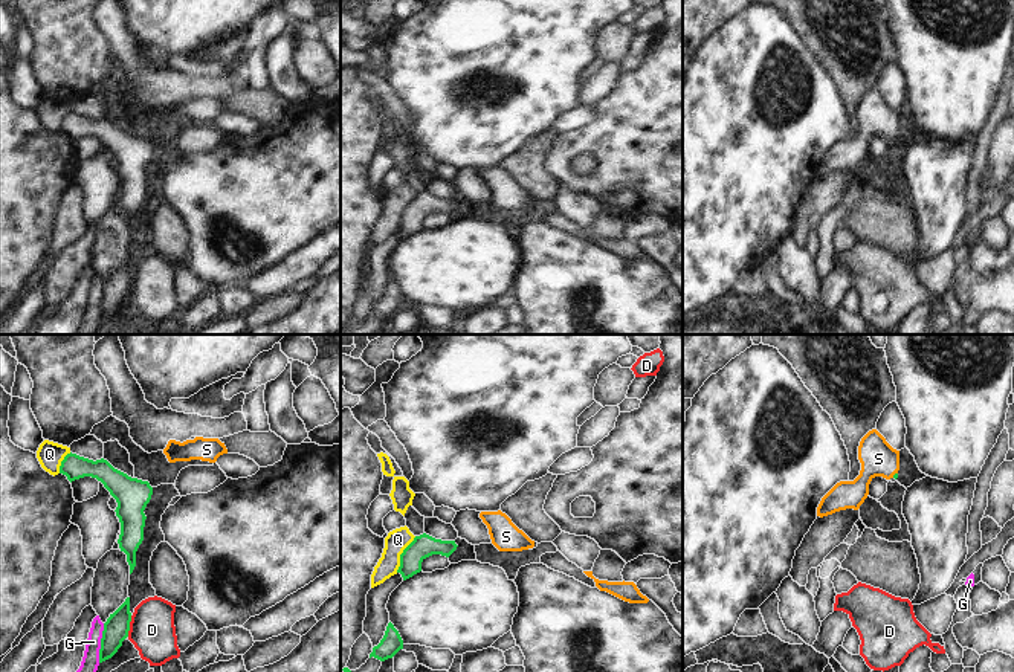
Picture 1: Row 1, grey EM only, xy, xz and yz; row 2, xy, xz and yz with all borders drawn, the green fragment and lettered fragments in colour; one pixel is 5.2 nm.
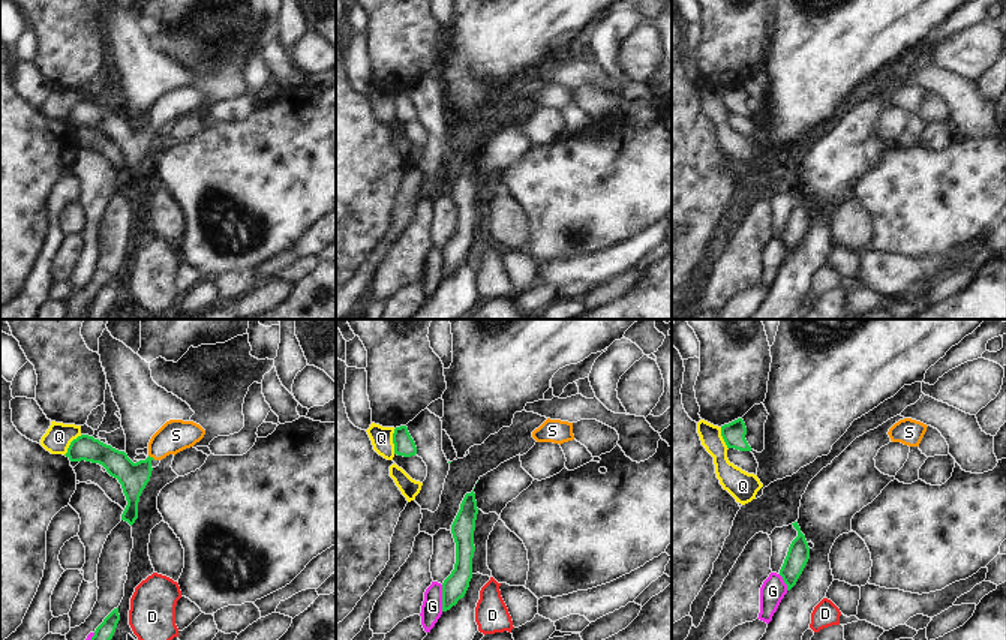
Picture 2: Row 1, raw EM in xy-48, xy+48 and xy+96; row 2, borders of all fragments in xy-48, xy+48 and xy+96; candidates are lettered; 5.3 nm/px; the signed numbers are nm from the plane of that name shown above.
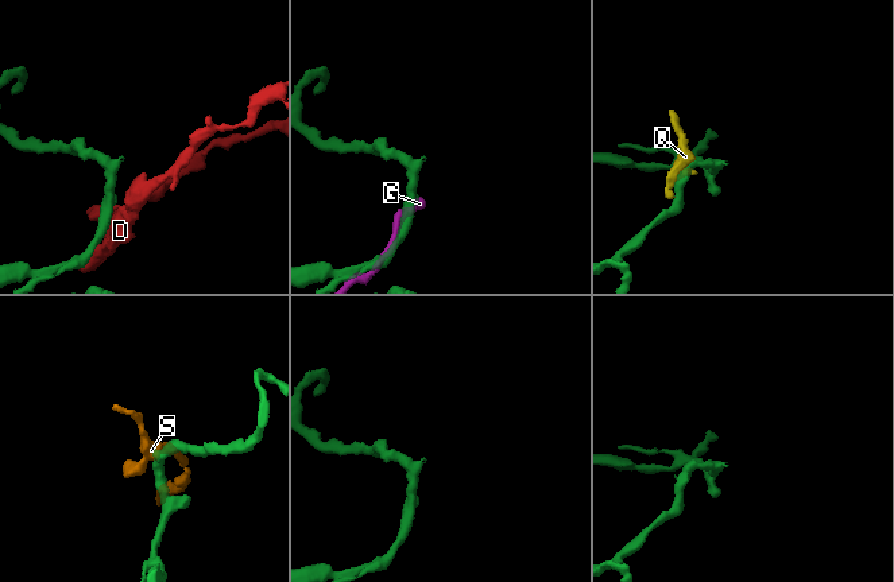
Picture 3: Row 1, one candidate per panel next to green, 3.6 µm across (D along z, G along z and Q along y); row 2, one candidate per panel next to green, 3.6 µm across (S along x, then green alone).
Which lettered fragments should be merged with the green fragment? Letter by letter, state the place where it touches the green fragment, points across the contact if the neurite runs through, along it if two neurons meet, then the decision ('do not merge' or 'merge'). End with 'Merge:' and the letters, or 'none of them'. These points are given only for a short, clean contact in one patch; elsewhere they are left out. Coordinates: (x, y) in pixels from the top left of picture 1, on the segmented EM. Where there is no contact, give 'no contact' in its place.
D: xy (129, 626) | along xy (132, 616), (127, 636) | do not merge
G: xy (101, 643) | do not merge
Q: xz (400, 555) | do not merge
S: yz (894, 475) | across yz (895, 475), (894, 475), (878, 458) | merge
Merge: S

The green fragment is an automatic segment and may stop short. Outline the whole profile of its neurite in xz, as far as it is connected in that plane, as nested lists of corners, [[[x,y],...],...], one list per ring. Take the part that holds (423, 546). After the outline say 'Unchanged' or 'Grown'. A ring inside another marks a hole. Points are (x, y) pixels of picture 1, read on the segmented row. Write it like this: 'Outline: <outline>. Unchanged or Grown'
Outline: [[[426,533],[415,536],[414,541],[400,554],[400,567],[397,573],[403,580],[421,571],[421,562],[432,556],[441,554],[449,557],[457,550],[455,541],[435,539]]]. Unchanged

